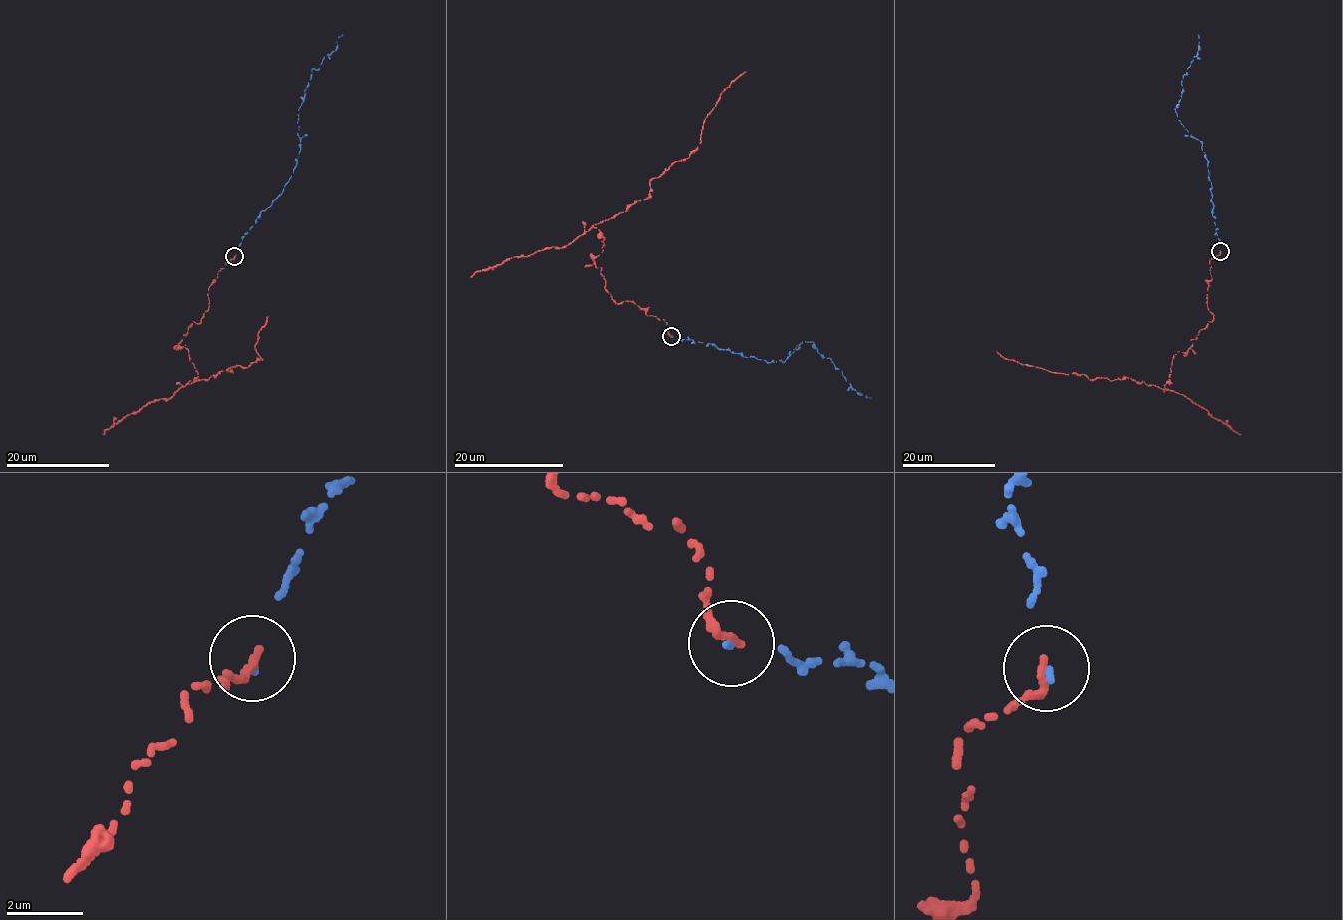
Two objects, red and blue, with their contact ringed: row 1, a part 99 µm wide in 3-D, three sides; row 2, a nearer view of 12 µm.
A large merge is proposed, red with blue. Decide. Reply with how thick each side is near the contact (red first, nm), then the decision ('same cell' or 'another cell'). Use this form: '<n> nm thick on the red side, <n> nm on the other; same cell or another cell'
240 nm thick on the red side, 130 nm on the other; same cell

